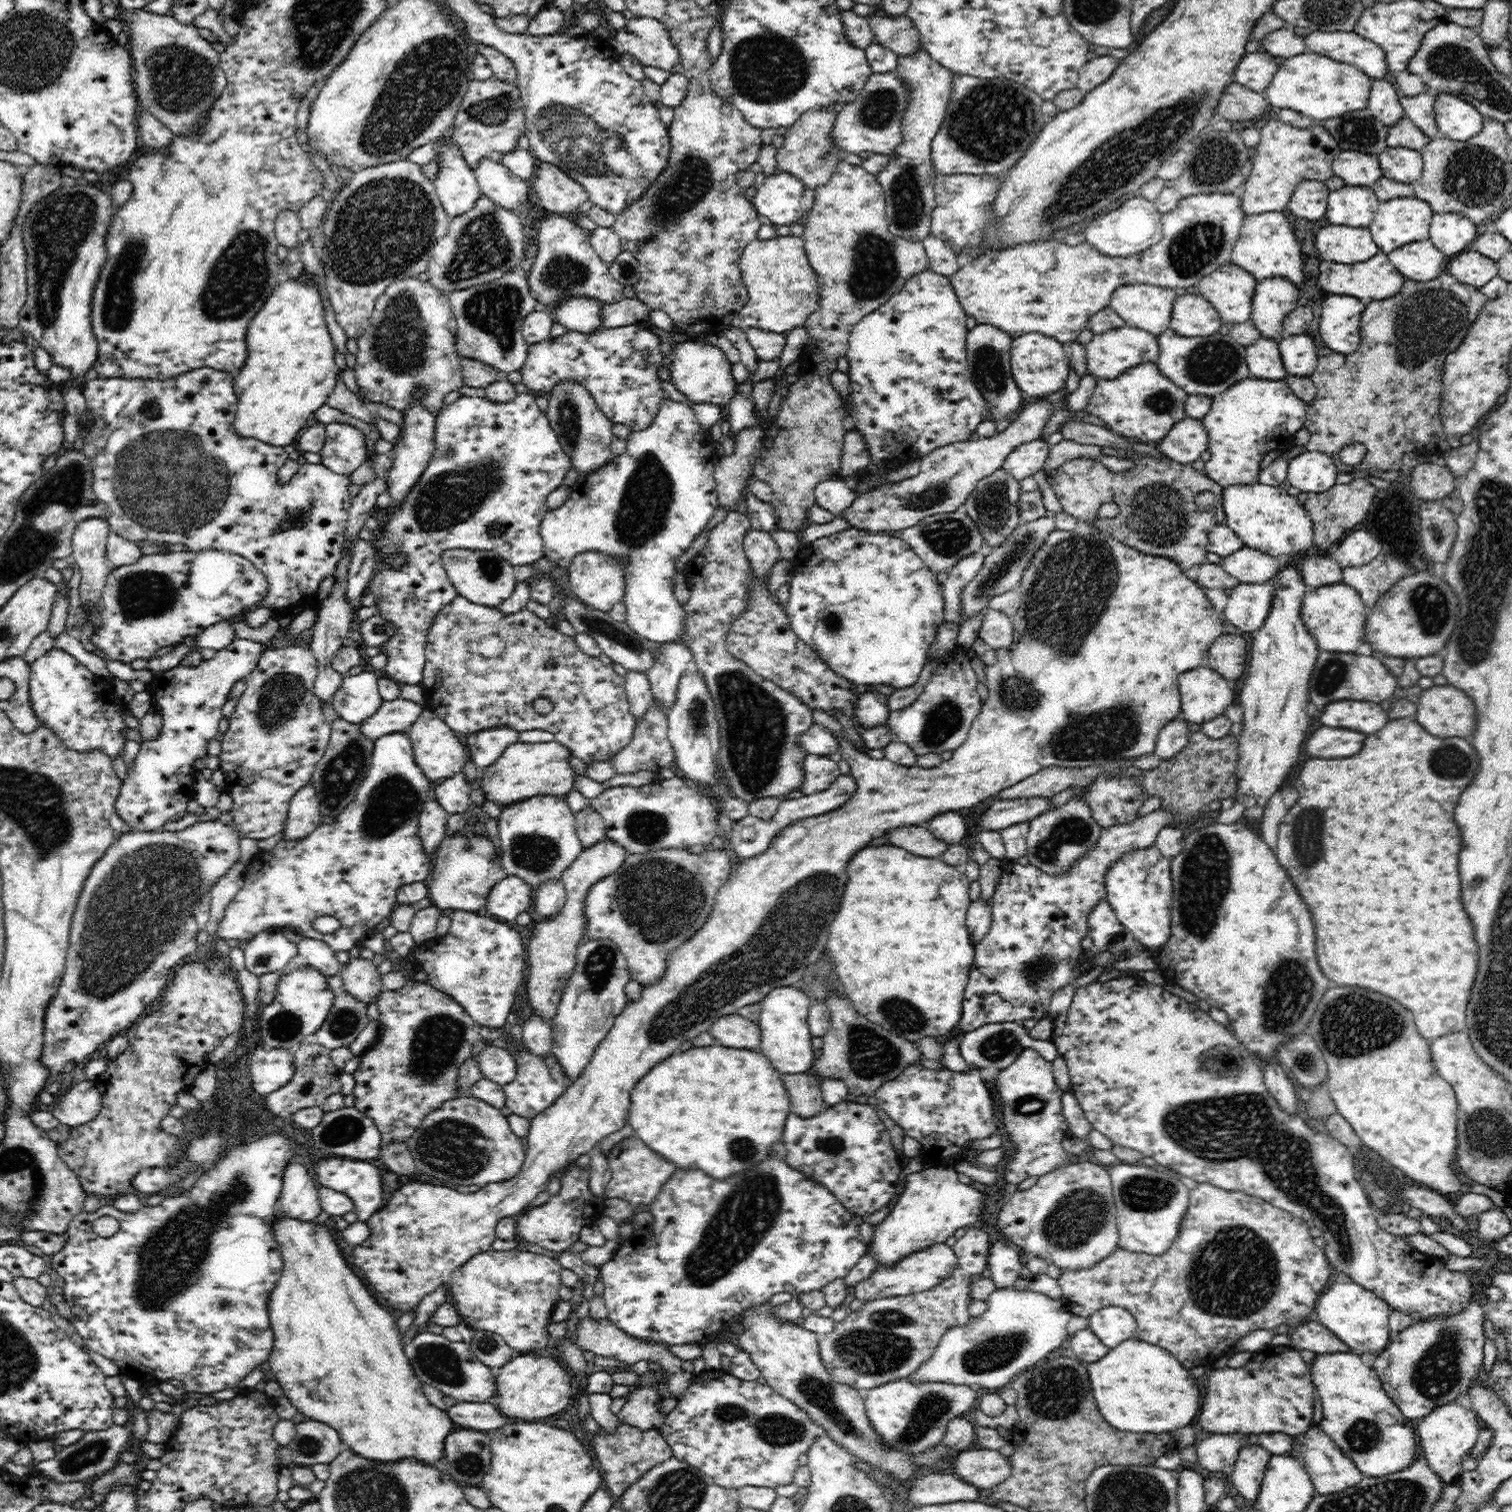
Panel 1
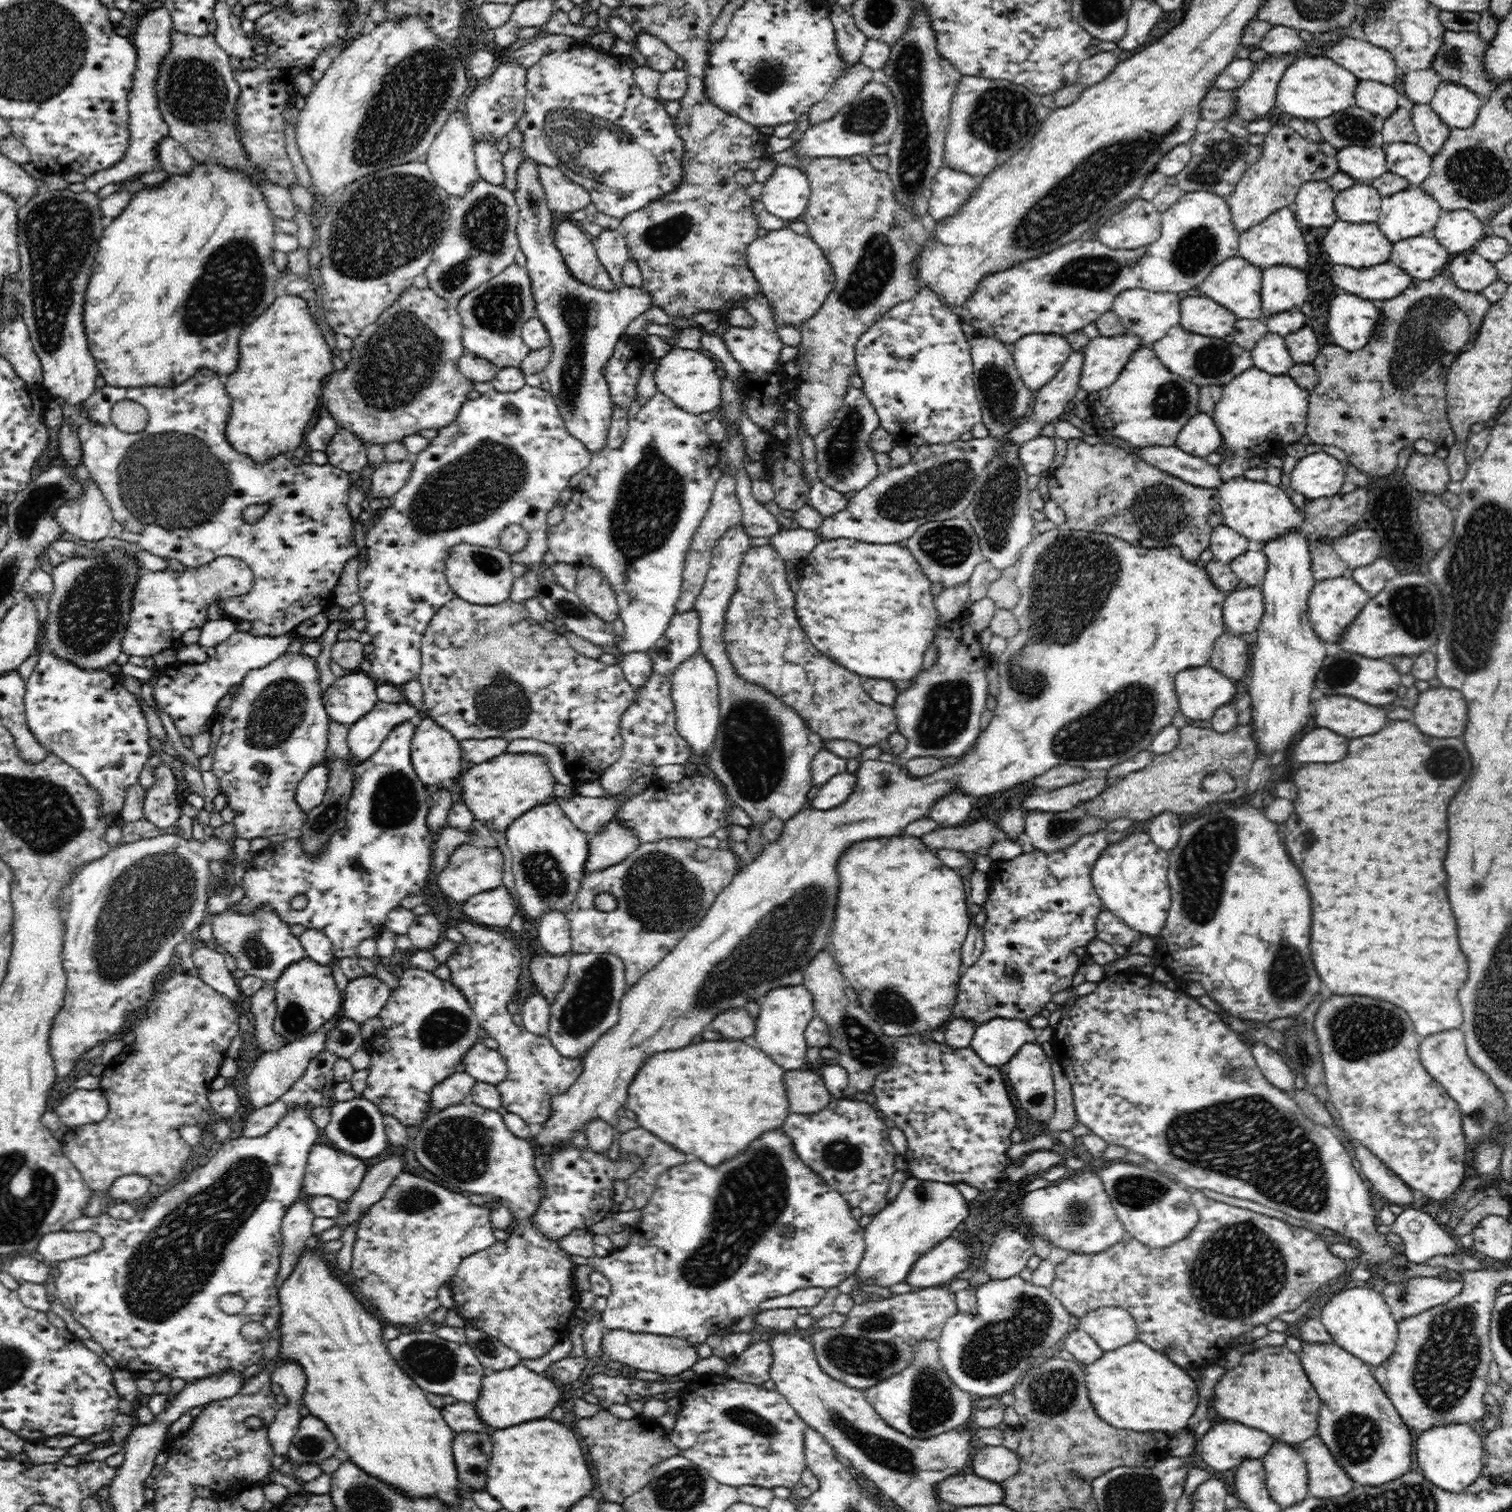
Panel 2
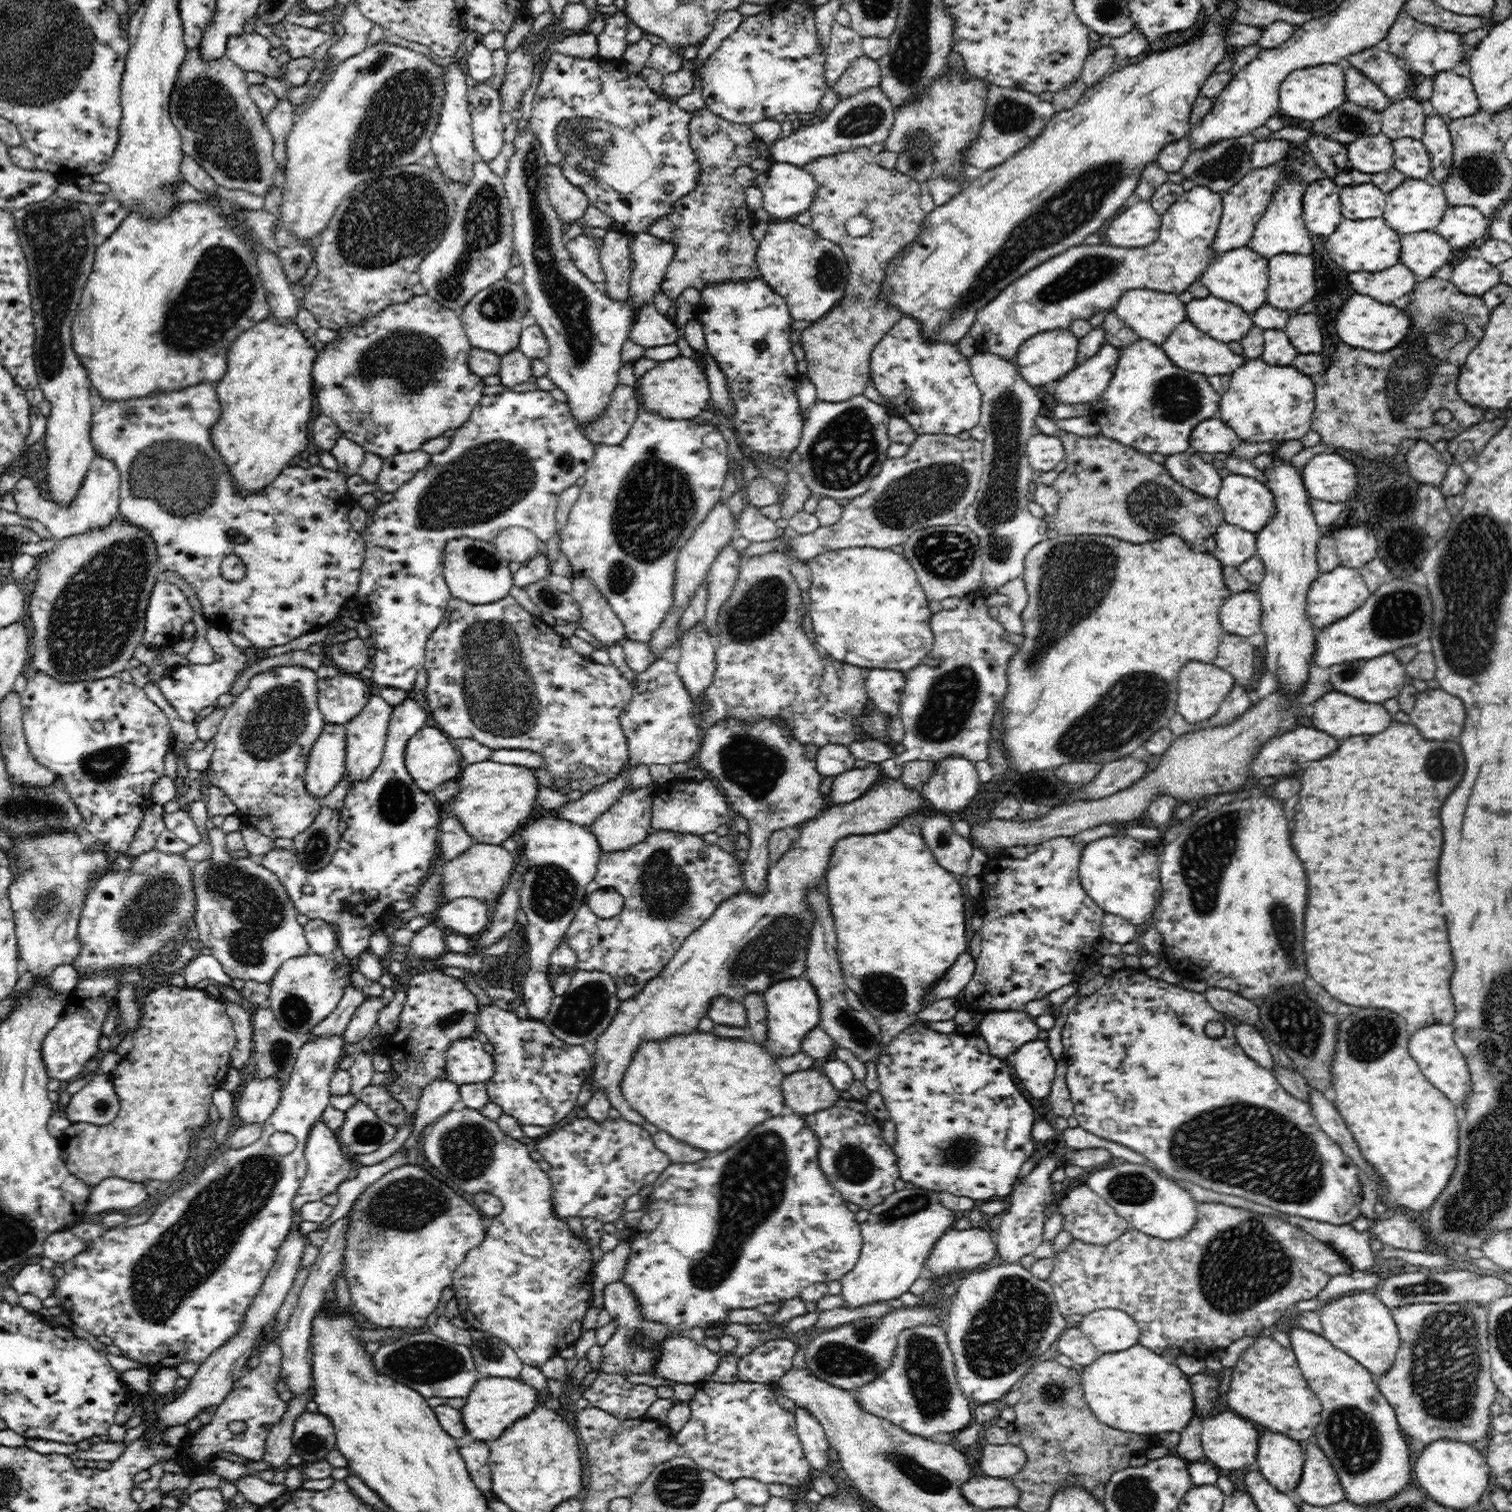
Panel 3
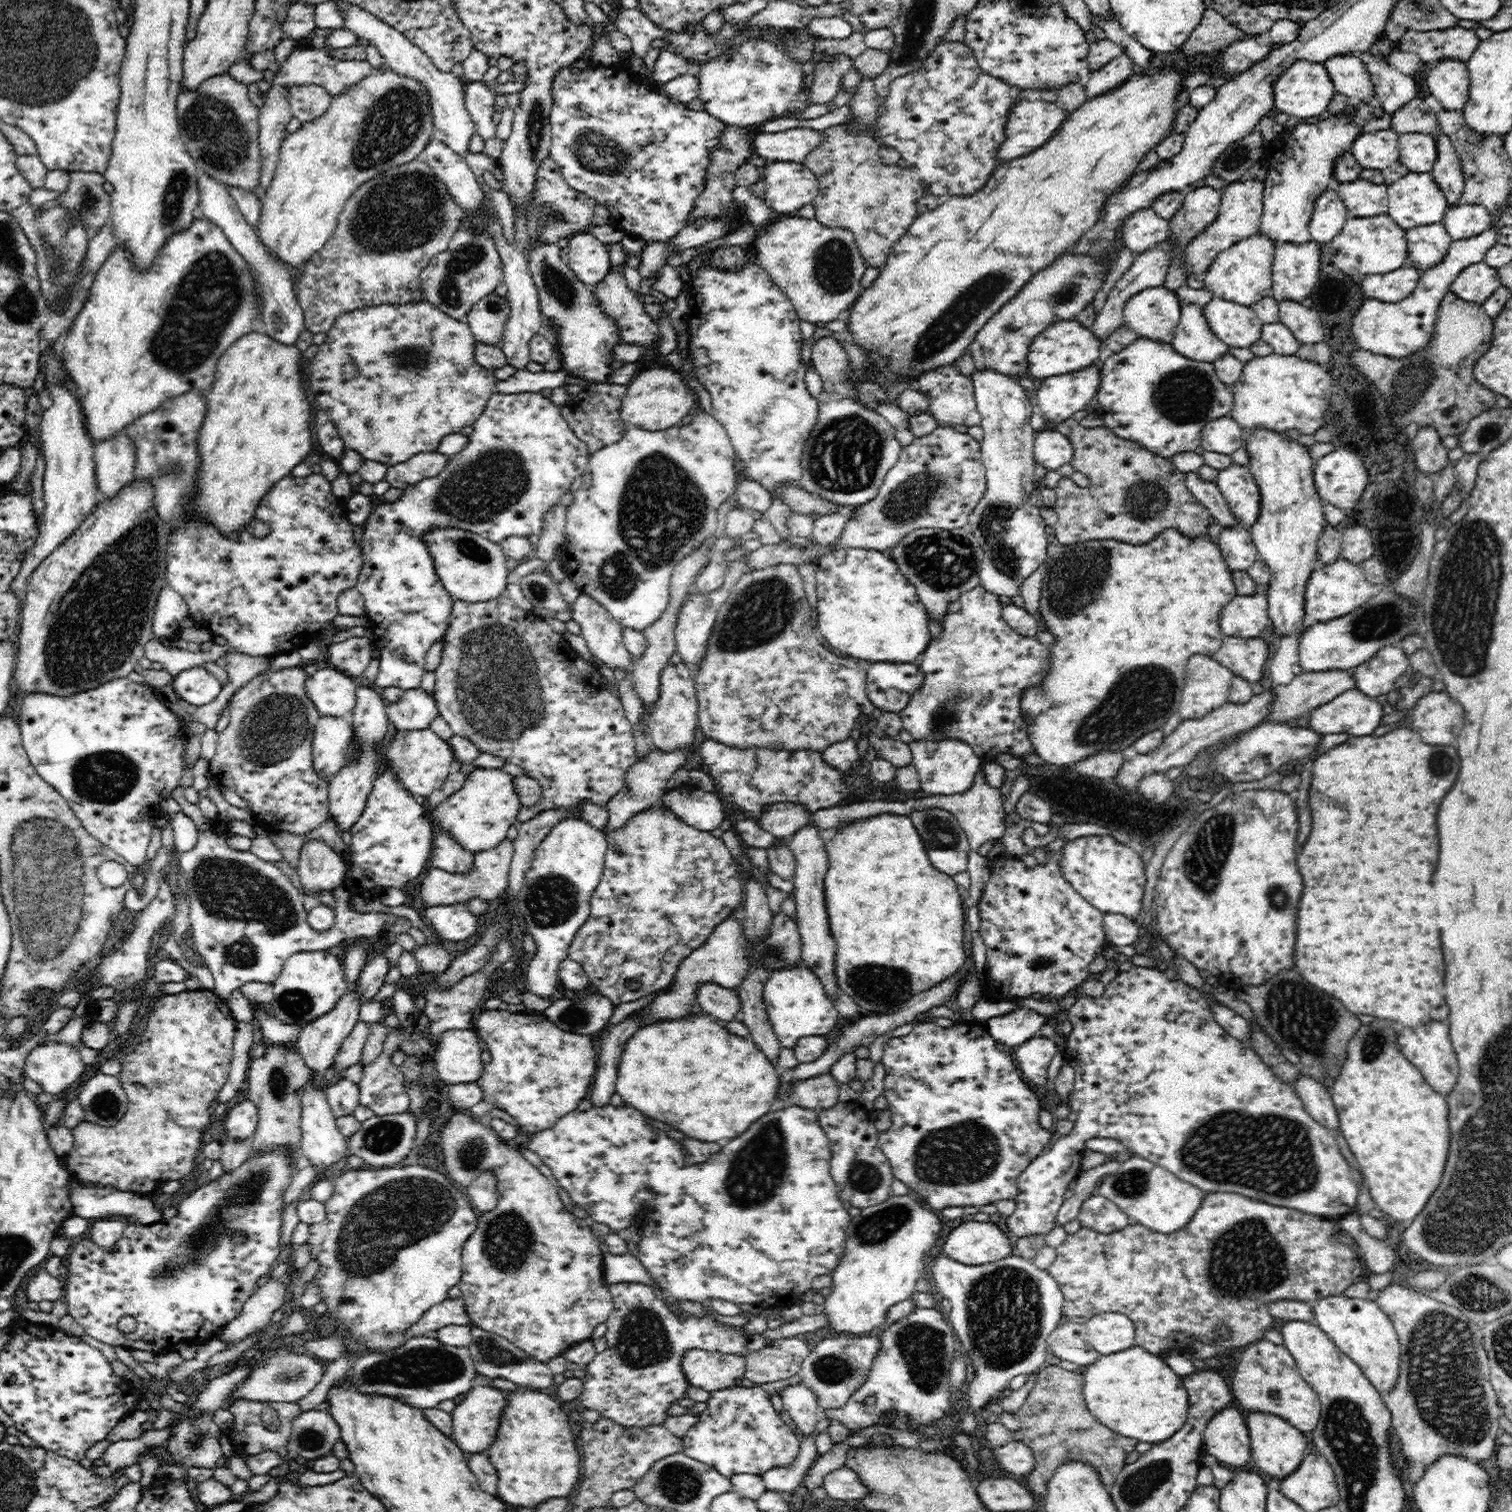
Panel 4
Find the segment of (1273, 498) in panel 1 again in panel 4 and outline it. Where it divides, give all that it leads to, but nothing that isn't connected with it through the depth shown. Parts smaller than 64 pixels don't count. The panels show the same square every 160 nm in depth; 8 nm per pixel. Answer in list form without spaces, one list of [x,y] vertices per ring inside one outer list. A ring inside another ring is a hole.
[[[1236,463],[1228,465],[1219,470],[1216,481],[1239,524],[1245,528],[1254,524],[1260,512],[1261,494],[1249,468]]]

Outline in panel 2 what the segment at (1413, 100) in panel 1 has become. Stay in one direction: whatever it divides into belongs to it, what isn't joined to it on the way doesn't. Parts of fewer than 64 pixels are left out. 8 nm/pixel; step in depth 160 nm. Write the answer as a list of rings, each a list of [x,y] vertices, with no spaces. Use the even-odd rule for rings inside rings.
[[[1413,104],[1412,120],[1418,135],[1417,145],[1432,158],[1442,150],[1451,128],[1432,110],[1428,104]]]

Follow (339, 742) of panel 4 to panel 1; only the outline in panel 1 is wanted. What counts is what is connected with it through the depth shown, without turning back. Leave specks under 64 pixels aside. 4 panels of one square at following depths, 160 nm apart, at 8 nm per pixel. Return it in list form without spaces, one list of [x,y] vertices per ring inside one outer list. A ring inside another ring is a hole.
[[[312,785],[294,793],[289,805],[288,819],[284,826],[285,839],[298,840],[314,832],[320,825],[320,804]]]

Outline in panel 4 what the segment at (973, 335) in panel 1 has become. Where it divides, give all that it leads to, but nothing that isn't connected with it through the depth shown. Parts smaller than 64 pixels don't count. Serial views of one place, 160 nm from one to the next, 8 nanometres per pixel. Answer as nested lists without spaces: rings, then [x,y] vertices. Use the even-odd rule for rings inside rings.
[[[974,370],[971,374],[975,388],[975,402],[981,414],[983,437],[981,443],[981,459],[986,469],[986,492],[984,498],[970,512],[968,523],[971,531],[980,542],[983,559],[980,564],[980,585],[996,596],[1018,596],[1022,582],[1038,570],[1046,561],[1048,534],[1046,523],[1042,518],[1034,518],[1034,514],[1026,514],[1024,504],[1029,503],[1029,495],[1033,491],[1034,478],[1034,438],[1036,431],[1029,424],[1032,416],[1032,404],[1024,389],[1011,375],[1000,374],[993,370]]]

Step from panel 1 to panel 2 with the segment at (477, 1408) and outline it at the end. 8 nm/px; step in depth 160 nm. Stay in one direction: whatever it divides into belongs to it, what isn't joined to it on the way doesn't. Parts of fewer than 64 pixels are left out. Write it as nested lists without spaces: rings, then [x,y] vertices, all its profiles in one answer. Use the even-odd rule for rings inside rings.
[[[457,1401],[456,1403],[440,1407],[439,1410],[446,1424],[454,1433],[486,1433],[492,1431],[492,1428],[489,1428],[480,1420],[476,1412],[475,1403]]]

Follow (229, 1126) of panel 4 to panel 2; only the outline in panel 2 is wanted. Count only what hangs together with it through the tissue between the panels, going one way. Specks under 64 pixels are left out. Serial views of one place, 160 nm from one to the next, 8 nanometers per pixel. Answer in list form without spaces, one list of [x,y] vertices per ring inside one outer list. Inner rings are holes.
[[[327,1022],[322,1028],[318,1028],[301,1039],[292,1040],[274,1052],[262,1052],[260,1058],[254,1063],[252,1071],[247,1077],[246,1088],[248,1089],[248,1098],[254,1109],[268,1106],[278,1100],[282,1094],[288,1092],[291,1086],[302,1076],[310,1060],[316,1058],[322,1050],[326,1050],[326,1032],[330,1028],[330,1022]]]

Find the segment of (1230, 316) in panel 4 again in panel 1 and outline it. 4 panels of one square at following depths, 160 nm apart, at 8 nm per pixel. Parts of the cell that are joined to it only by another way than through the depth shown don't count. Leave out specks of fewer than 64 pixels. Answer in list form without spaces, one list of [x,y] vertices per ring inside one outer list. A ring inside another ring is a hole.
[[[1186,294],[1175,301],[1169,329],[1179,336],[1211,336],[1222,328],[1222,317],[1201,295]]]

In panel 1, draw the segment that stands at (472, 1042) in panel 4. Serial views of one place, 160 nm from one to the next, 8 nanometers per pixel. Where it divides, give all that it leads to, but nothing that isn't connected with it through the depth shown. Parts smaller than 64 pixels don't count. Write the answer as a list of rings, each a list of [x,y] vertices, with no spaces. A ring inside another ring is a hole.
[[[487,1043],[477,1055],[477,1063],[482,1076],[496,1084],[505,1085],[516,1078],[516,1061],[507,1049]]]

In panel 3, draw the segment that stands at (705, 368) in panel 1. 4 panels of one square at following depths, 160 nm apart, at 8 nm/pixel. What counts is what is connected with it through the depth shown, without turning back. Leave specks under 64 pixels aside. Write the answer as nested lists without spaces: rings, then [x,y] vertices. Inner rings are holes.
[[[680,354],[672,359],[657,362],[657,365],[646,371],[637,380],[637,390],[640,393],[640,408],[638,412],[653,412],[662,418],[672,420],[688,420],[698,416],[702,411],[712,407],[709,384],[704,374],[704,365],[692,358]]]

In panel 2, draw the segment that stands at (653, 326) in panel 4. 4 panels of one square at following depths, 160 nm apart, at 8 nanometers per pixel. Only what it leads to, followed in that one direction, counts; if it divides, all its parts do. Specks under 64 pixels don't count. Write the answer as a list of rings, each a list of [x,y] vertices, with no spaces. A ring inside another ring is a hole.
[[[606,229],[599,236],[593,238],[593,243],[597,257],[604,265],[604,269],[610,274],[610,279],[622,286],[624,265],[631,260],[624,235],[618,229]]]

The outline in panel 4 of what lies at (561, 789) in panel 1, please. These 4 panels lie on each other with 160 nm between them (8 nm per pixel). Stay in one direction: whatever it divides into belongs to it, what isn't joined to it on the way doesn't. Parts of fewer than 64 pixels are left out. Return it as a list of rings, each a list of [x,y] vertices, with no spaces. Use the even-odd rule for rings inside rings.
[[[481,769],[475,770],[467,776],[464,785],[458,792],[452,796],[446,797],[442,804],[438,804],[436,808],[429,809],[428,814],[430,821],[436,829],[449,832],[449,835],[462,848],[470,852],[482,852],[482,850],[490,850],[496,848],[503,840],[506,840],[506,832],[512,825],[518,824],[518,814],[520,814],[522,804],[514,789],[514,777],[500,769]]]

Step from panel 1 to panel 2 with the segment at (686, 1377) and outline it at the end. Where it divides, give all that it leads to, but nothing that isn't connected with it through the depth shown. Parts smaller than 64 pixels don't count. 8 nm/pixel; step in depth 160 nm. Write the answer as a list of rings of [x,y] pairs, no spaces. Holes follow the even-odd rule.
[[[610,1330],[604,1334],[600,1349],[612,1361],[620,1362],[637,1371],[654,1372],[665,1376],[674,1376],[691,1370],[699,1362],[696,1346],[686,1339],[678,1337],[637,1333],[626,1330]]]

